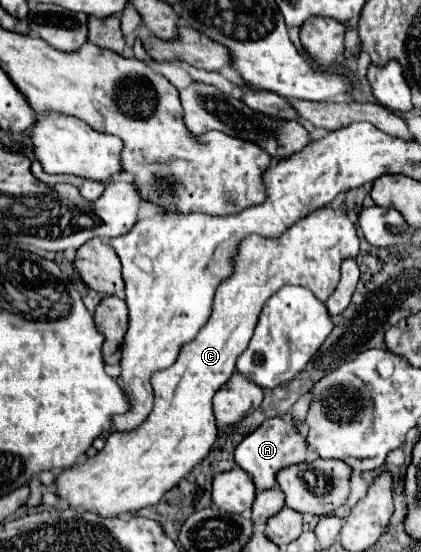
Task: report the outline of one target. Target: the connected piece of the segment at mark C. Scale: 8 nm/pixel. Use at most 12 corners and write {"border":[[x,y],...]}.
{"border":[[315,210],[247,236],[155,408],[57,474],[71,508],[155,506],[217,440],[211,400],[283,286],[325,302],[359,238]]}

